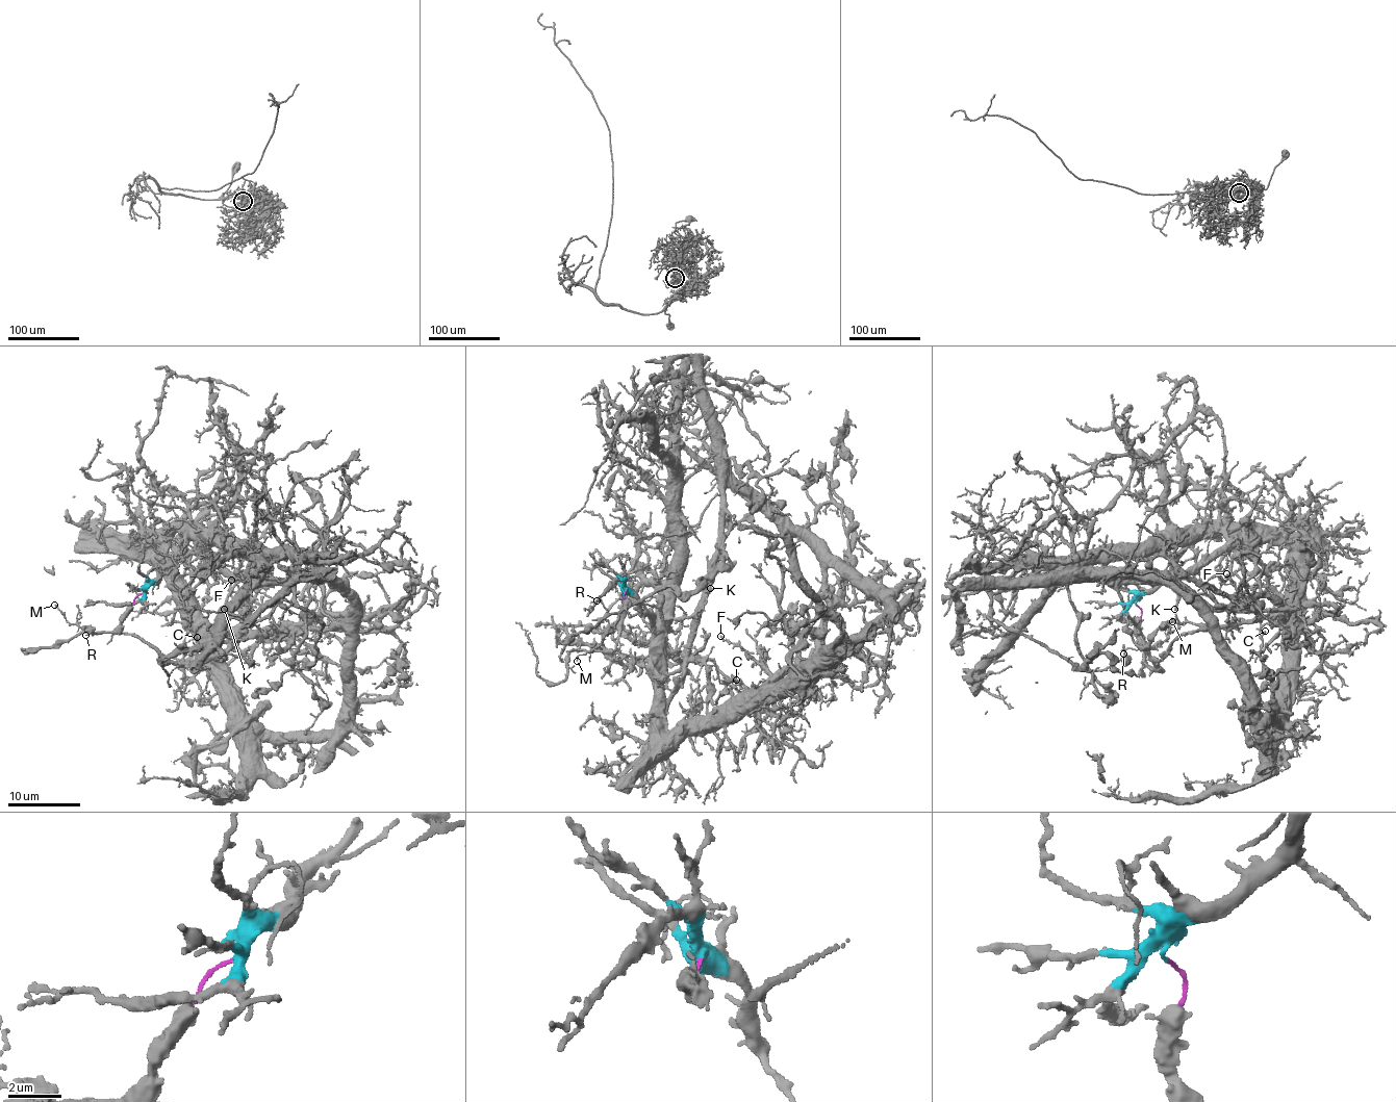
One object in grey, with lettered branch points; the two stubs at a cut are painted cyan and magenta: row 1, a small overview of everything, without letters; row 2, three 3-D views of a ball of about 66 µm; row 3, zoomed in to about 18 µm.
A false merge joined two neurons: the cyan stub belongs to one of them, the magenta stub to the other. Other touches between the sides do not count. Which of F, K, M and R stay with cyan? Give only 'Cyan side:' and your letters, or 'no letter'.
Cyan side: F

